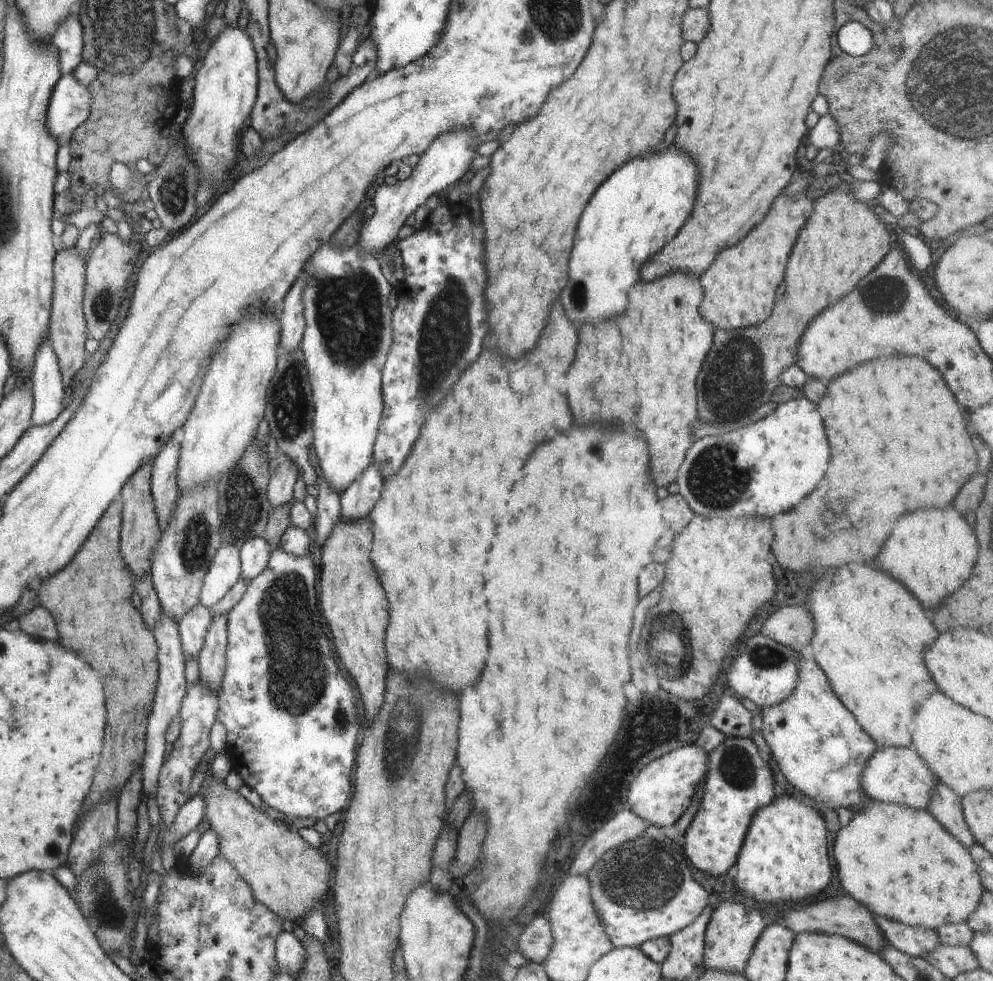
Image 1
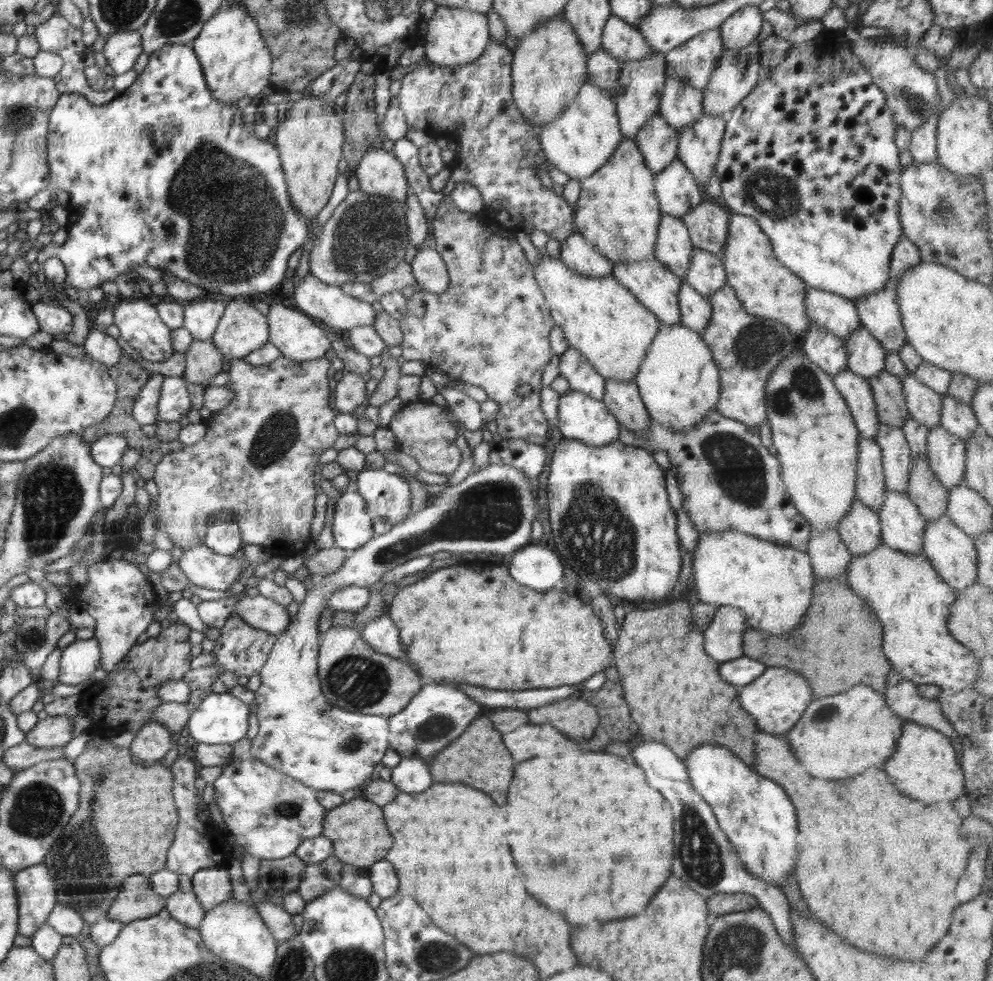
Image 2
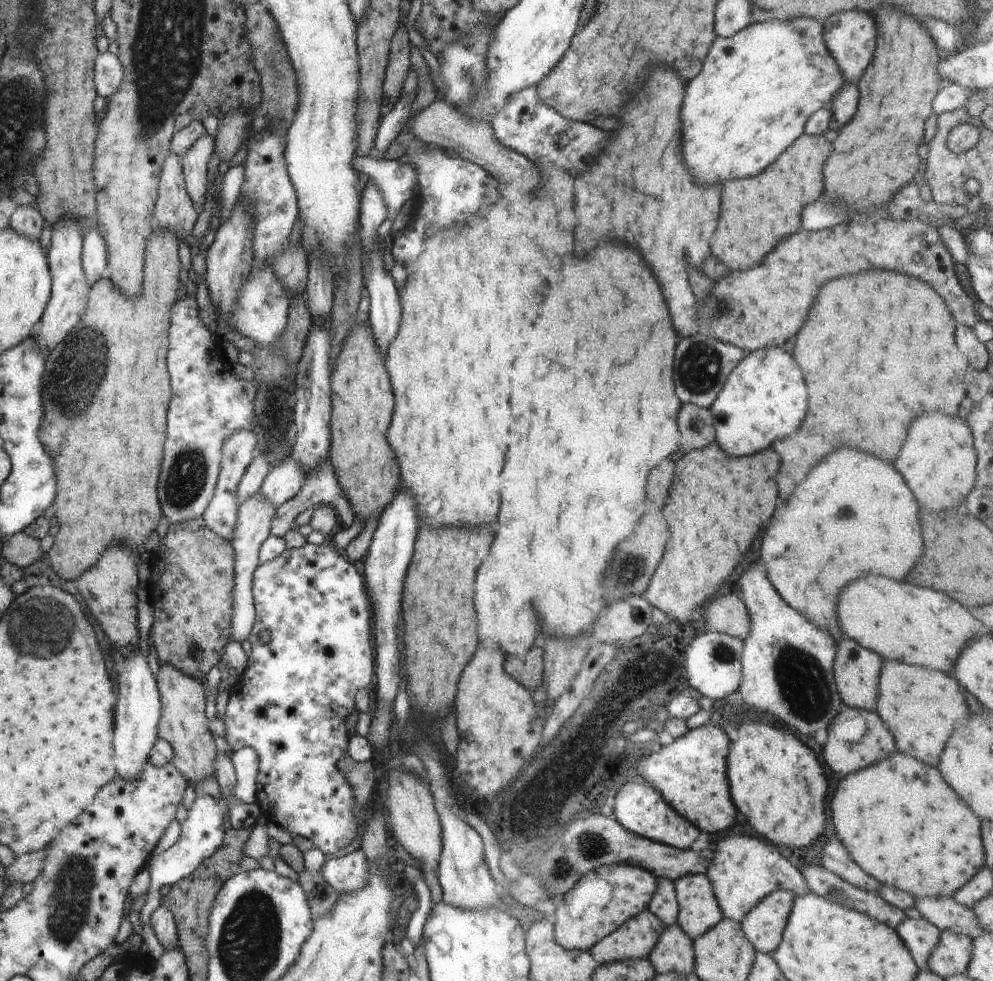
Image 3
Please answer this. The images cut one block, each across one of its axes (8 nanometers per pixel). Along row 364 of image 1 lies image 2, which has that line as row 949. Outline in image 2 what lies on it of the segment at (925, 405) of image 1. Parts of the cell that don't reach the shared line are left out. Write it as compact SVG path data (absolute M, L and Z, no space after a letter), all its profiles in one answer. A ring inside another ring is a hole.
M757 731L755 757L754 770L780 784L798 812L796 842L800 854L796 860L796 882L811 914L816 914L824 926L842 936L848 945L856 944L856 949L876 952L894 960L924 958L950 928L950 916L958 906L954 888L970 857L969 835L952 804L922 806L916 800L904 798L894 790L888 774L880 768L870 768L860 776L836 782L812 778L804 774L800 762L794 758L787 735Z

